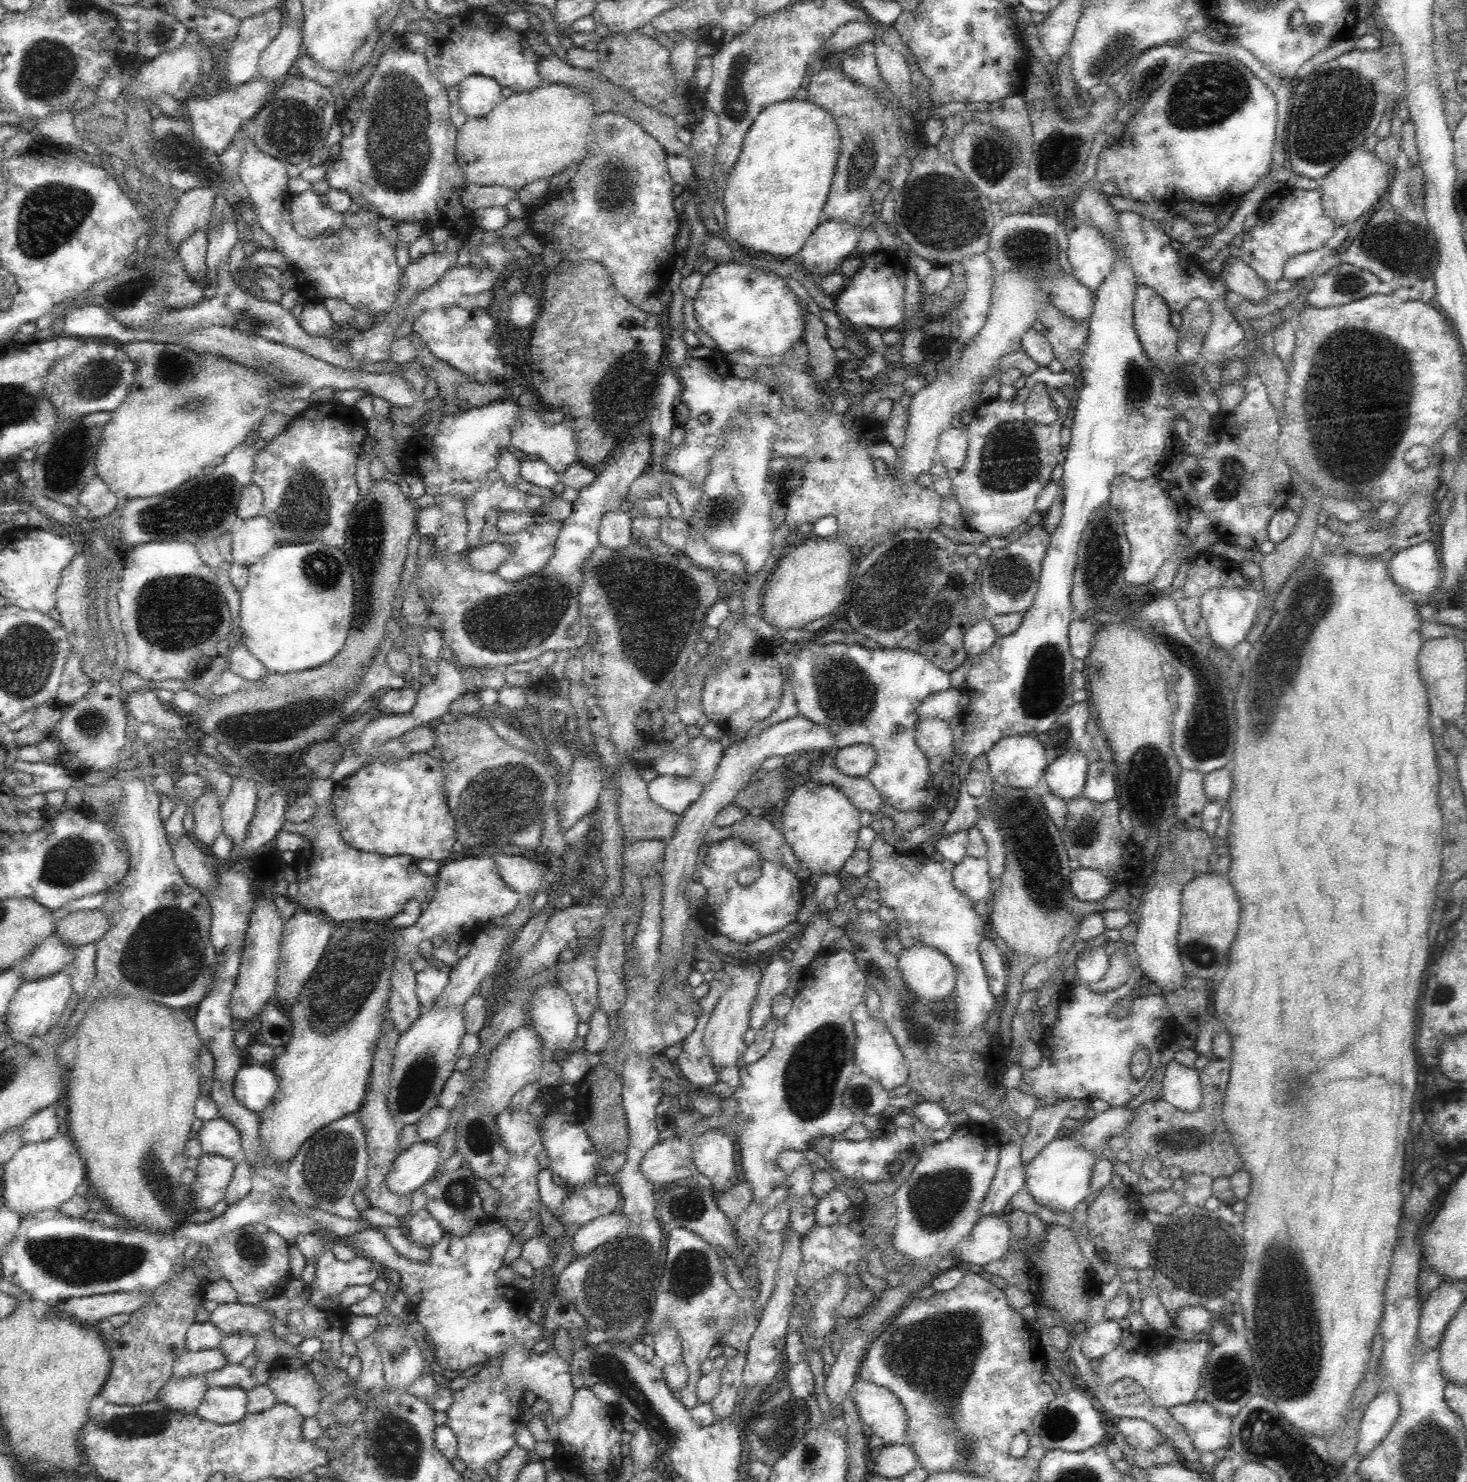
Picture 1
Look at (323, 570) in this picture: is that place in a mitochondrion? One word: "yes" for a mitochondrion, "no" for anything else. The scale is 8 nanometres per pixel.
yes

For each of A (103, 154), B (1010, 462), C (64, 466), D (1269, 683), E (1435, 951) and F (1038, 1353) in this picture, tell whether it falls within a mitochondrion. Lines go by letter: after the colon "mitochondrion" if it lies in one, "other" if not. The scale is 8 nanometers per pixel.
A: other
B: mitochondrion
C: mitochondrion
D: mitochondrion
E: other
F: other

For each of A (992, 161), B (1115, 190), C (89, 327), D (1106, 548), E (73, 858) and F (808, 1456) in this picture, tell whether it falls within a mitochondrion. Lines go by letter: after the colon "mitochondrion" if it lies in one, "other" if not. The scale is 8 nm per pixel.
A: mitochondrion
B: other
C: other
D: mitochondrion
E: mitochondrion
F: mitochondrion

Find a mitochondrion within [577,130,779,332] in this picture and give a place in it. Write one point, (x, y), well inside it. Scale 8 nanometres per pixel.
(614, 196)

